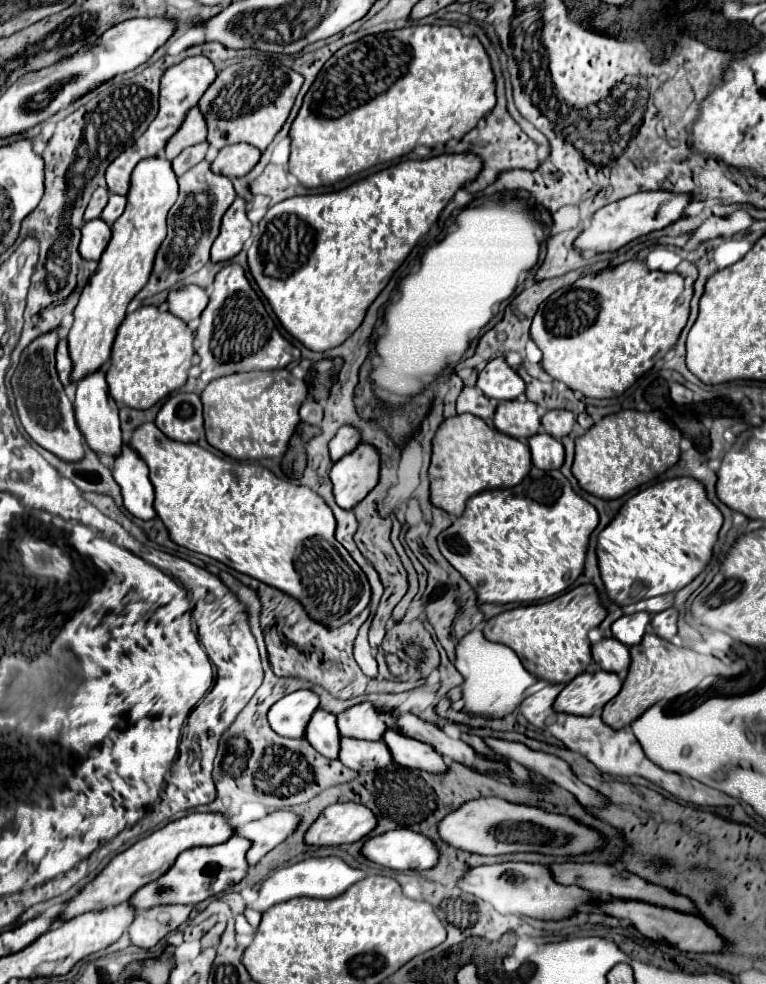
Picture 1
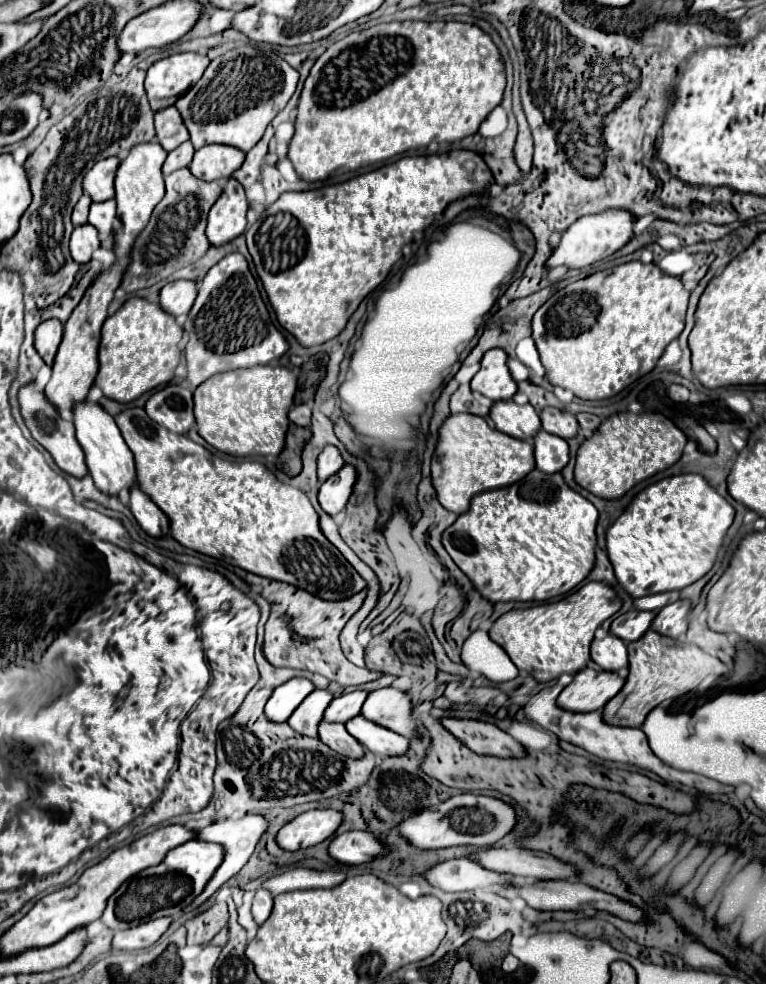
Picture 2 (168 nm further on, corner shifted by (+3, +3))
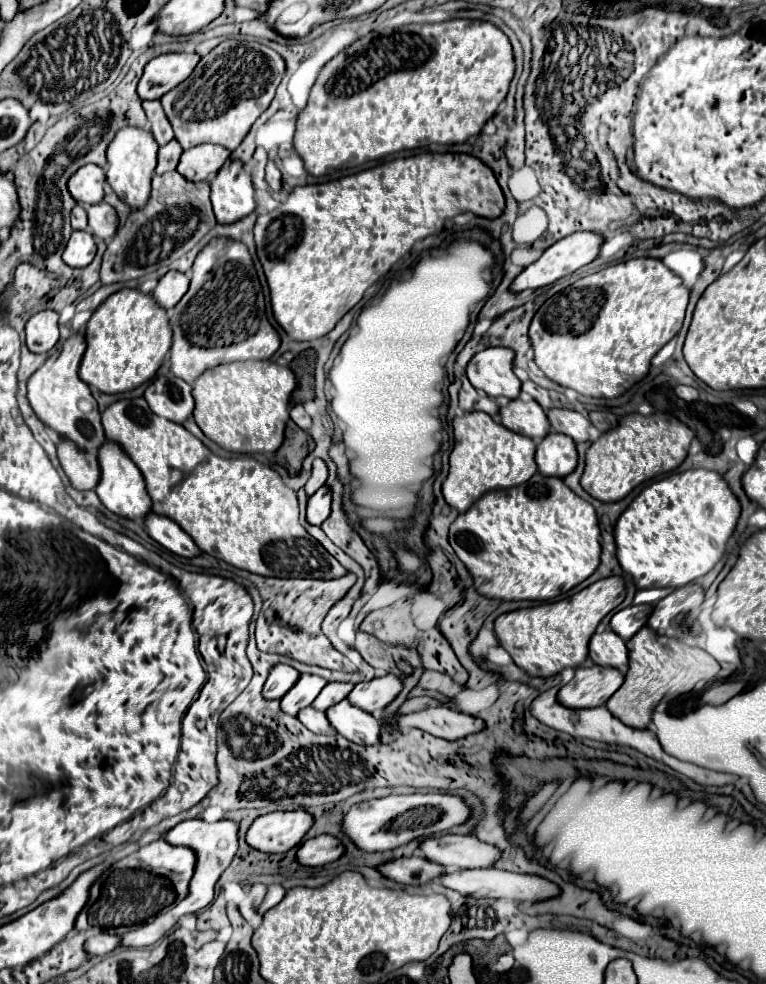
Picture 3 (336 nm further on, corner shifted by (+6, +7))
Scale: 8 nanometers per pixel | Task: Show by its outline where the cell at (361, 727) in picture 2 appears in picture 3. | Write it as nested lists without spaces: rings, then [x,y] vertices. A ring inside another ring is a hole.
[[[343,700],[335,704],[335,708],[329,708],[327,718],[331,720],[331,726],[345,738],[349,738],[355,744],[379,744],[379,734],[383,732],[379,720],[371,716],[369,712],[363,712],[355,708],[349,700]]]

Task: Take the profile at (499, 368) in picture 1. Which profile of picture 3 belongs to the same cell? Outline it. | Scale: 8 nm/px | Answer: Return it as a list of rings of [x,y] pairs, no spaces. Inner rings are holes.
[[[485,348],[477,352],[467,364],[467,378],[487,396],[517,398],[521,390],[519,378],[511,370],[513,352],[509,348]]]

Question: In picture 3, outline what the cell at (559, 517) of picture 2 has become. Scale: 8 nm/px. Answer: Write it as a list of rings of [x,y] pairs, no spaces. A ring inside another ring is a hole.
[[[539,472],[529,482],[521,484],[521,486],[507,488],[507,490],[493,490],[493,492],[483,494],[467,512],[459,514],[457,520],[451,524],[451,528],[449,528],[449,544],[455,550],[457,558],[467,566],[469,574],[473,576],[477,592],[483,594],[483,596],[487,596],[487,598],[497,598],[497,600],[551,600],[551,598],[559,596],[561,592],[571,590],[573,586],[577,586],[585,578],[589,578],[595,572],[595,568],[599,566],[599,554],[601,554],[601,546],[599,546],[599,522],[597,522],[595,508],[589,502],[585,502],[583,498],[579,498],[561,478],[543,476]]]

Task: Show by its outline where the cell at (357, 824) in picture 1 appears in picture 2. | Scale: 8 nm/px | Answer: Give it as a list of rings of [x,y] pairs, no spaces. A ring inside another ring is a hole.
[[[308,810],[280,828],[276,844],[282,850],[296,852],[330,838],[342,822],[342,814],[336,810]]]

